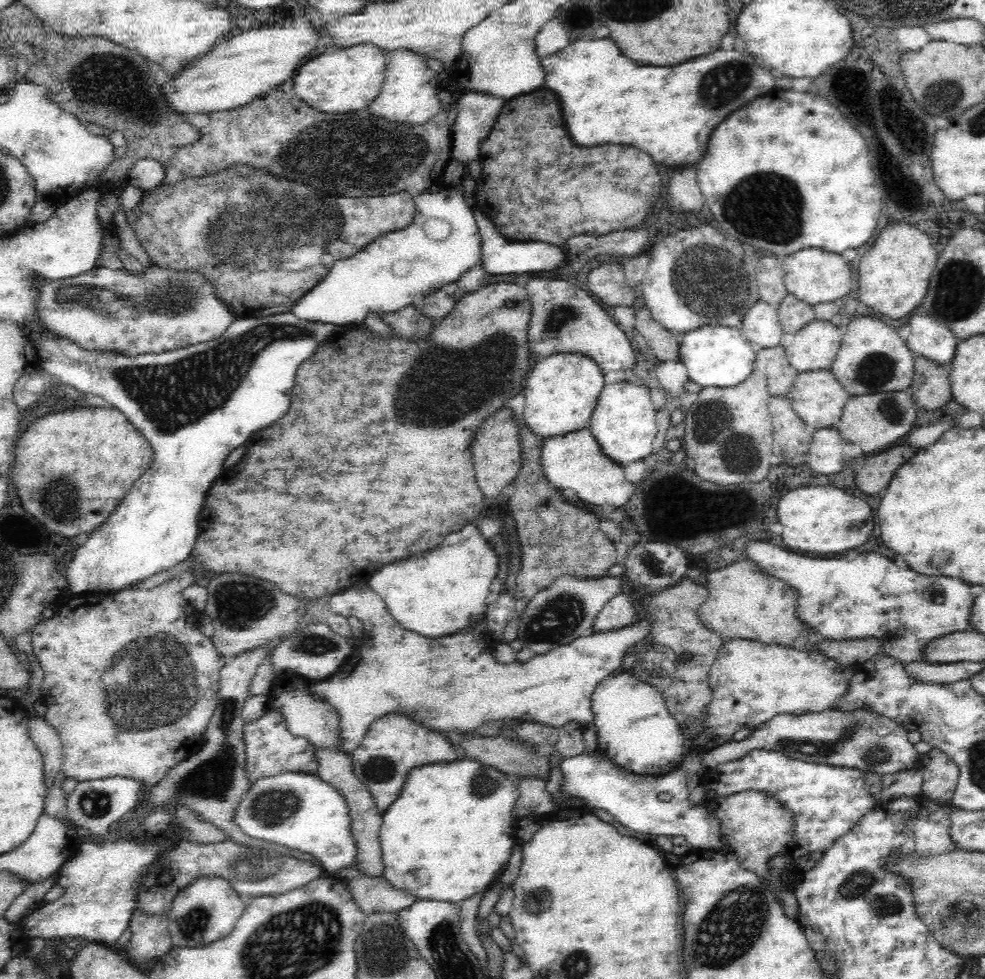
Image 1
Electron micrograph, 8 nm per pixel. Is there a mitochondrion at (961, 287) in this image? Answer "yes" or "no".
yes

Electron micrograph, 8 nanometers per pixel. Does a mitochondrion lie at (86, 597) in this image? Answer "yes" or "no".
no

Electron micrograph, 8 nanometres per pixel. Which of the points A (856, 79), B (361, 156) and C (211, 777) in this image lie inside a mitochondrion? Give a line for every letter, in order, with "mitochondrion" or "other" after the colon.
A: other
B: mitochondrion
C: mitochondrion

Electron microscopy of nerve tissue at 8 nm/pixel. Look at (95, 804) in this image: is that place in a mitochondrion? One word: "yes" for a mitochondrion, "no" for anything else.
yes

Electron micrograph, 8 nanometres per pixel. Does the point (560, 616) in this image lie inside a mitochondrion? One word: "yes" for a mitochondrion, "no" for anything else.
yes

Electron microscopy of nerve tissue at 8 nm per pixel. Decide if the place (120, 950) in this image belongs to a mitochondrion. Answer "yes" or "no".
no

